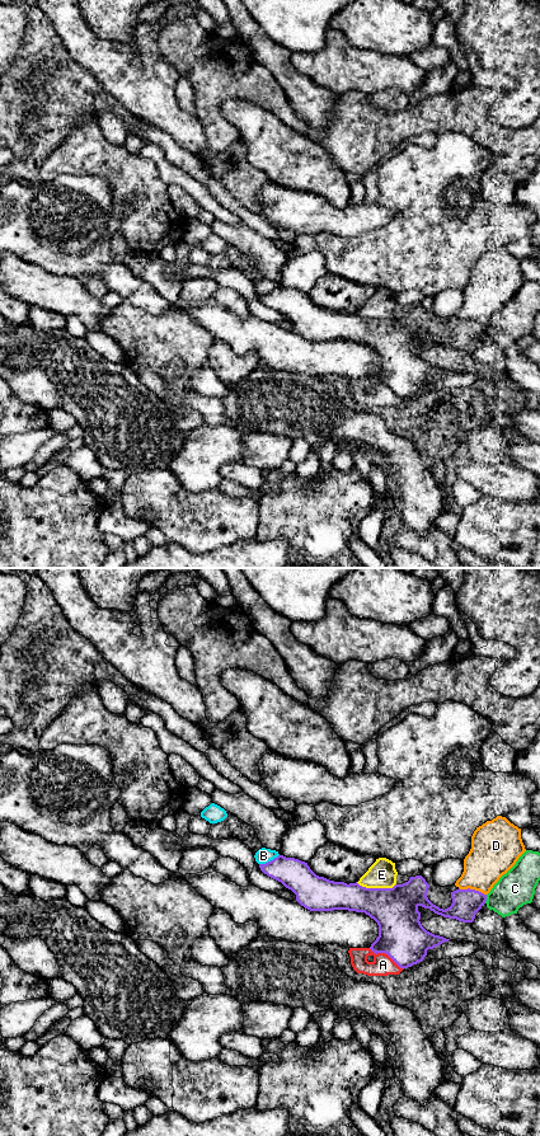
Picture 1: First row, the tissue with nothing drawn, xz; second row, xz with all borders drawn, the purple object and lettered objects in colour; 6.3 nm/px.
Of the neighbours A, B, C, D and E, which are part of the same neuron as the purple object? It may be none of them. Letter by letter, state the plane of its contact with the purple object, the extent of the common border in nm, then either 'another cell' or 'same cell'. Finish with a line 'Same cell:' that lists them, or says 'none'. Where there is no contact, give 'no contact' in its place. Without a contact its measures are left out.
A: xz | 260 nm | another cell
B: xz | 140 nm | another cell
C: xz | 60 nm | another cell
D: xz | 180 nm | another cell
E: xz | 260 nm | another cell
Same cell: none

